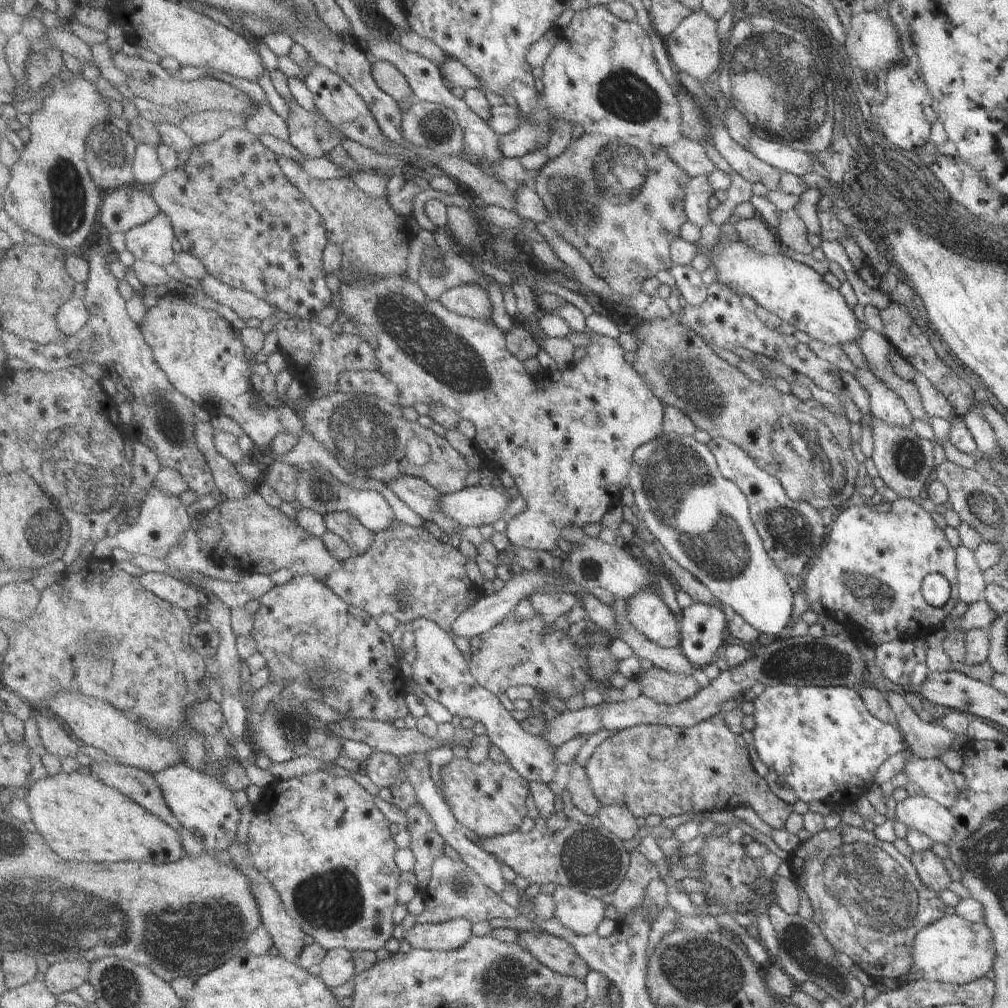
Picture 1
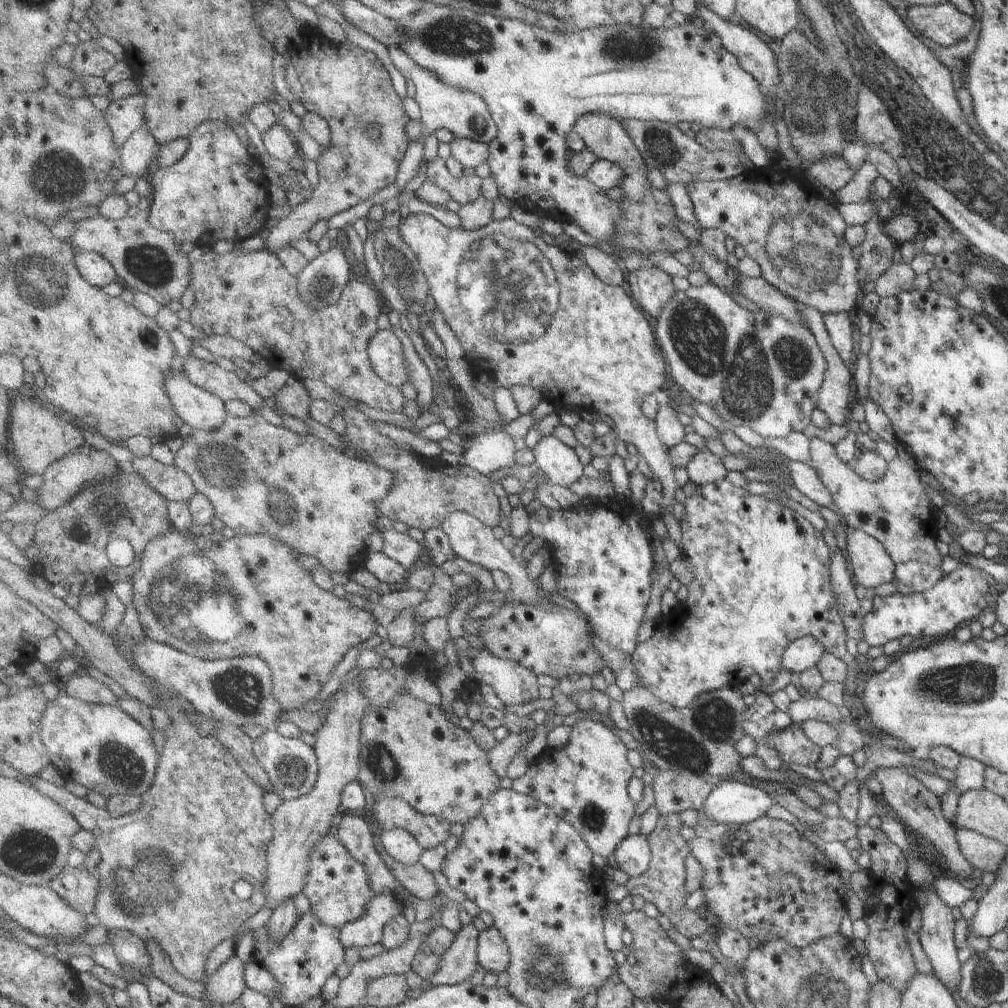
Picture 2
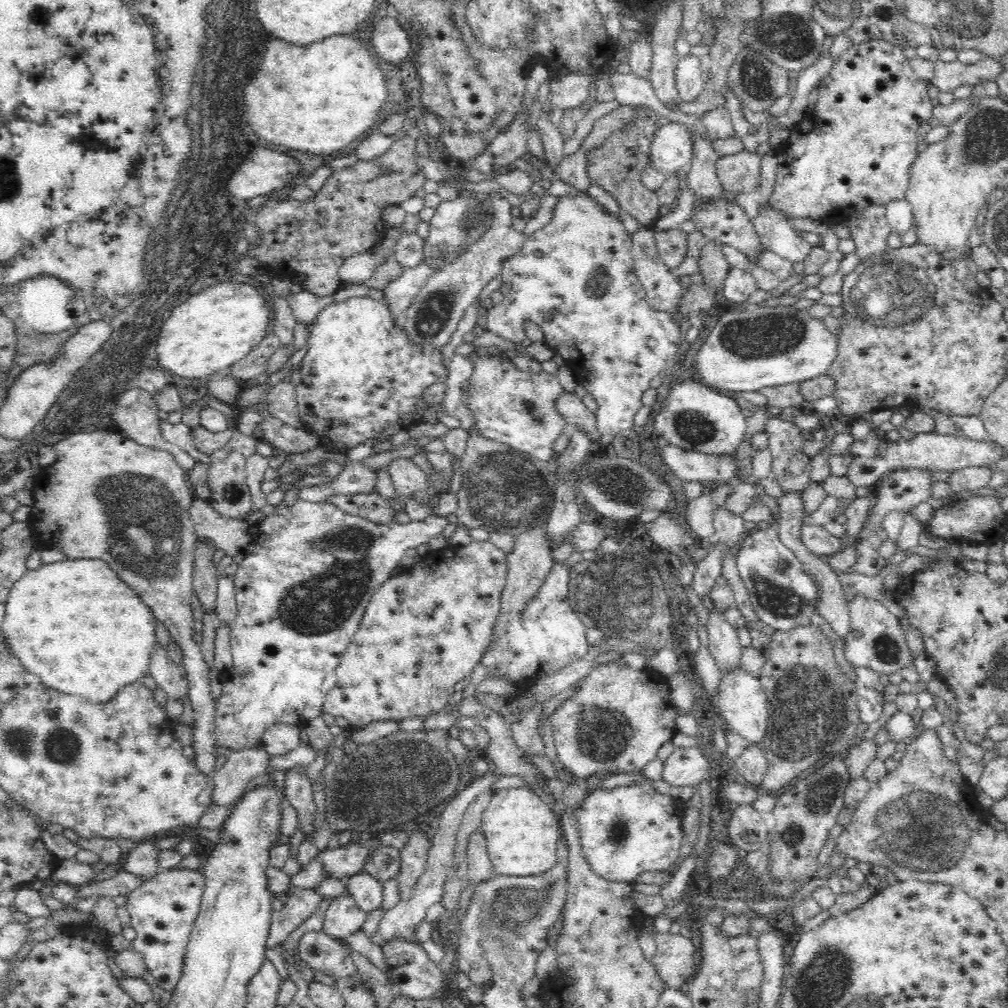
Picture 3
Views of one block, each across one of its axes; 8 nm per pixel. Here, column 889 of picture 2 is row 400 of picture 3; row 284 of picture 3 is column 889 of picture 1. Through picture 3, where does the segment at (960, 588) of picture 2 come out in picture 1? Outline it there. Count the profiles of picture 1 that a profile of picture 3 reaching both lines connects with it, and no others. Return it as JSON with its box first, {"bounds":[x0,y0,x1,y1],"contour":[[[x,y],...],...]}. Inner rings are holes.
{"bounds":[801,499,959,646],"contour":[[[914,499],[892,501],[889,512],[874,510],[871,503],[836,512],[825,544],[811,560],[801,581],[802,591],[808,594],[809,606],[811,602],[820,602],[826,613],[845,626],[853,639],[872,646],[902,638],[926,638],[951,614],[959,601],[955,548],[920,501]],[[932,573],[942,574],[951,586],[950,598],[941,607],[928,604],[920,590],[924,576]]]}

